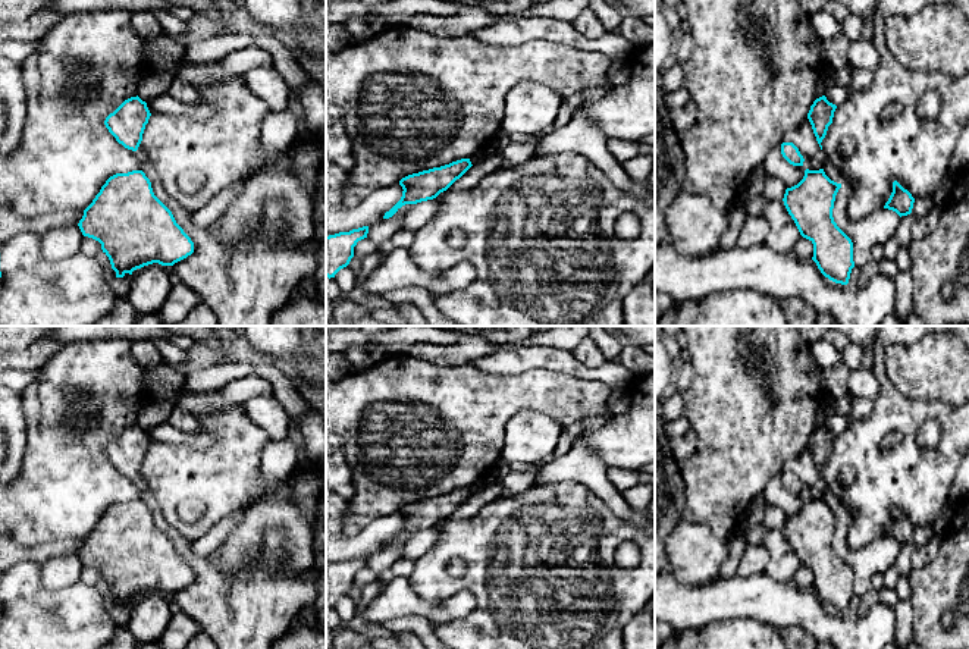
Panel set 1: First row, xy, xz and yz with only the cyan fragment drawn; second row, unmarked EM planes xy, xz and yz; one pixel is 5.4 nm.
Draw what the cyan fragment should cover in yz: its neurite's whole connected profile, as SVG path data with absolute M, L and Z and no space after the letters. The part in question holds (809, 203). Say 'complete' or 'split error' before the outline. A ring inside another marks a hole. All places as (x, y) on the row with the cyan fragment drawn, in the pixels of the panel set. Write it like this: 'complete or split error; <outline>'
complete; M824 169L805 170L803 179L785 189L784 206L800 235L813 244L813 257L830 280L847 285L853 261L853 242L832 217L834 201L841 184L831 181Z

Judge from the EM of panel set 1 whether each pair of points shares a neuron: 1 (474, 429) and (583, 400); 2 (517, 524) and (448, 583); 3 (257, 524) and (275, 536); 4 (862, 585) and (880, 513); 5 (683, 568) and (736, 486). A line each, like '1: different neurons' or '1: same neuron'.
1: same neuron
2: same neuron
3: different neurons
4: different neurons
5: different neurons

